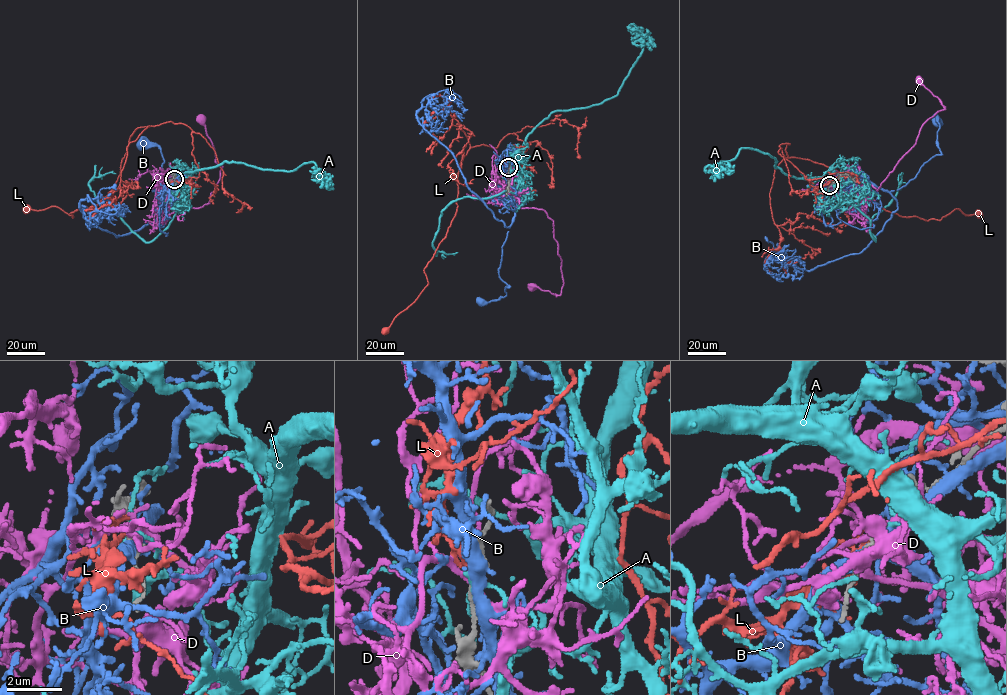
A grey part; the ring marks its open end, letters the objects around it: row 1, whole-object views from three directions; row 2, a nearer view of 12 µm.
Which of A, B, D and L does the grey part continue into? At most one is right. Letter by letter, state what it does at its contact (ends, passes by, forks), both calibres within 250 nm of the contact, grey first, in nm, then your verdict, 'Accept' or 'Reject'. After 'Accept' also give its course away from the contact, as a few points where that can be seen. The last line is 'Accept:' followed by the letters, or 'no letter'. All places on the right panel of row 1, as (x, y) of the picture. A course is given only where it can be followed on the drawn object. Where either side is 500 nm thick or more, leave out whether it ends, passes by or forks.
A: It passes by. Thickness 160 nm (grey) against 140 nm. Reject
B: It forks there. Thickness 160 nm (grey) against 360 nm. Reject
D: It forks there. Thickness 160 nm (grey) against 200 nm. Reject
L: It passes by. Thickness 150 nm (grey) against 110 nm. Accept. Its course: (829, 185), (814, 191), (779, 146), (789, 143), (788, 157), (835, 169), (873, 203), (902, 216), (979, 213)
Accept: L

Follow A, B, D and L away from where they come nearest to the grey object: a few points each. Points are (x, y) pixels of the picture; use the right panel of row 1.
A: (830, 184), (789, 175), (775, 166), (776, 158), (748, 148), (722, 168), (729, 167), (725, 161)
B: (829, 185), (845, 175), (863, 175), (882, 189), (898, 190), (923, 164), (941, 154), (937, 121)
D: (830, 185), (834, 189), (841, 180), (861, 176), (877, 190), (915, 143), (921, 126), (945, 109), (919, 81)
L: (829, 185), (814, 191), (779, 146), (789, 143), (788, 157), (835, 169), (873, 203), (902, 216), (979, 213)

